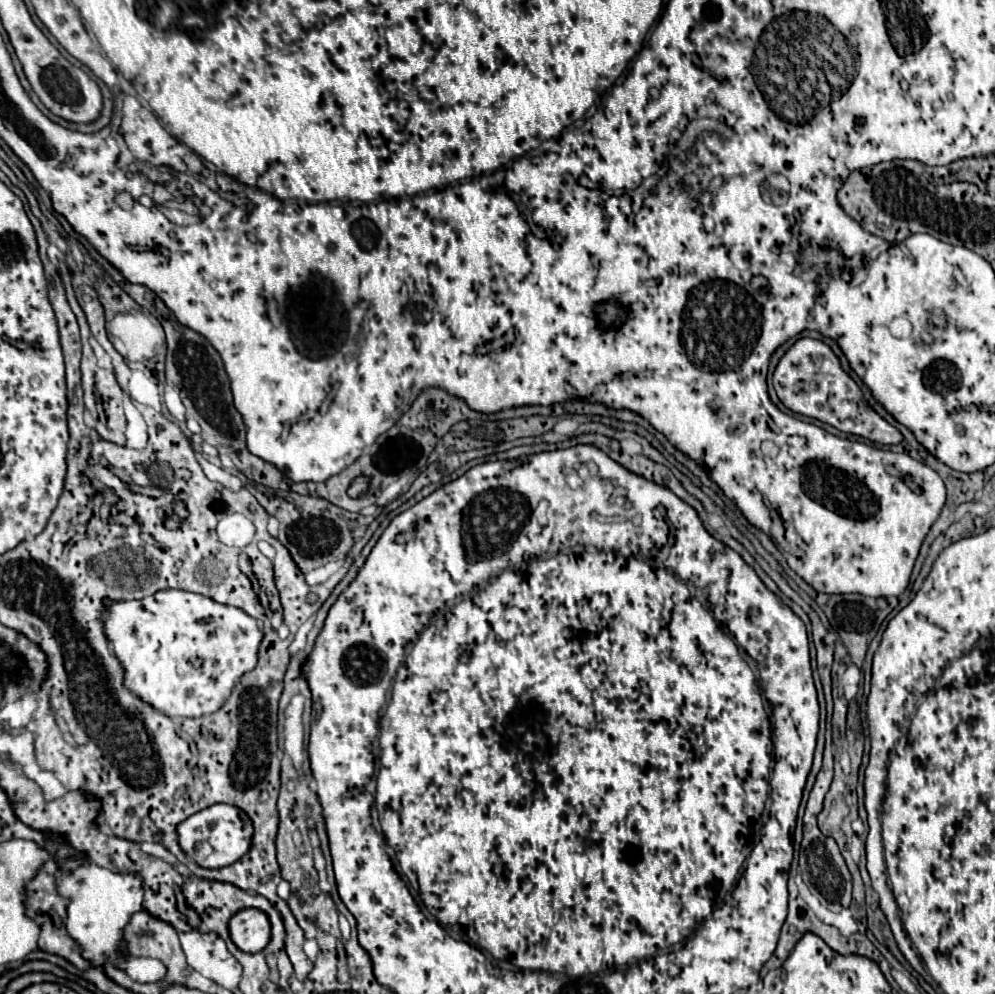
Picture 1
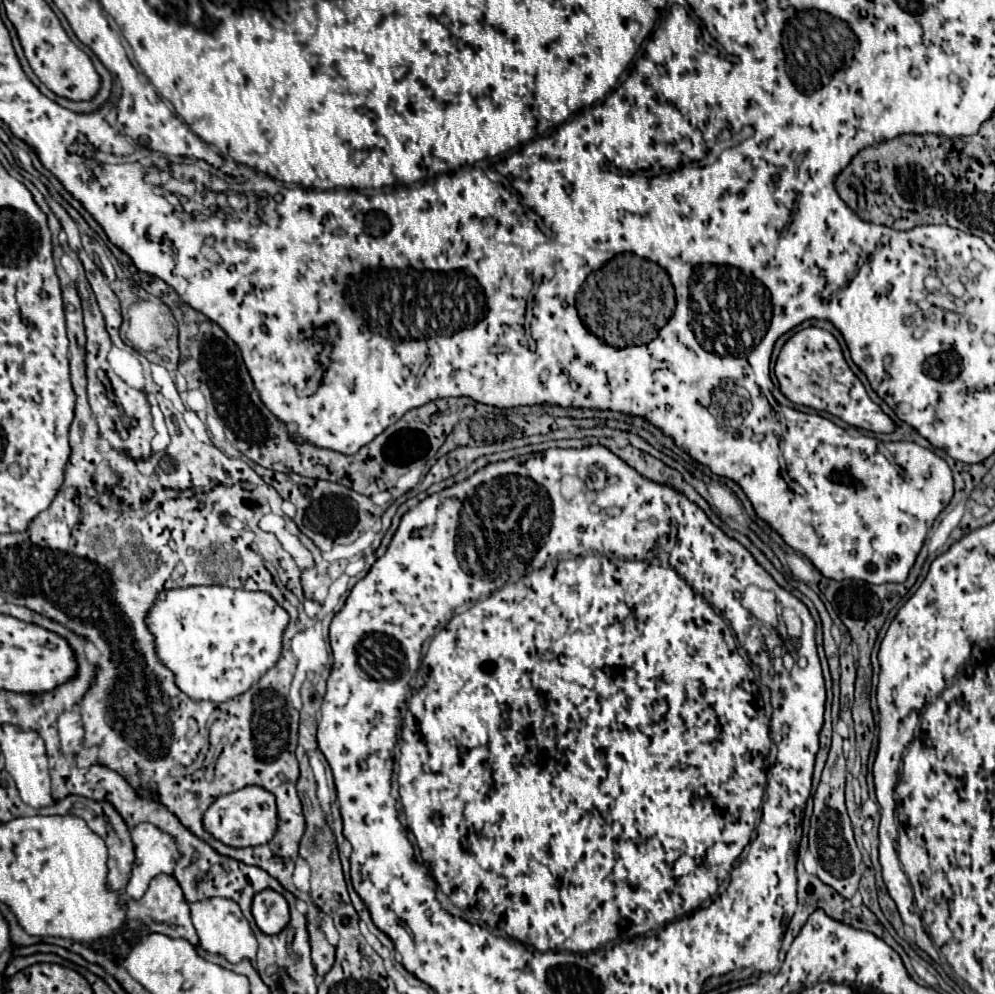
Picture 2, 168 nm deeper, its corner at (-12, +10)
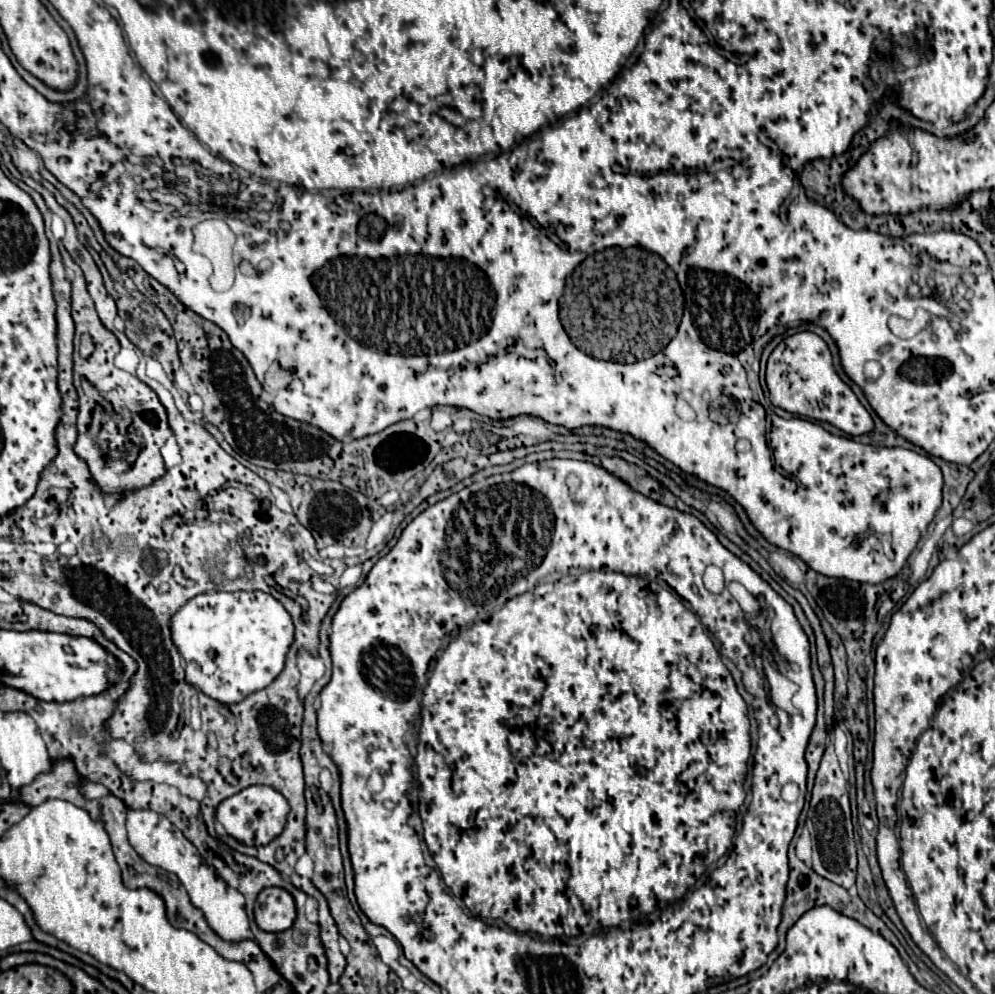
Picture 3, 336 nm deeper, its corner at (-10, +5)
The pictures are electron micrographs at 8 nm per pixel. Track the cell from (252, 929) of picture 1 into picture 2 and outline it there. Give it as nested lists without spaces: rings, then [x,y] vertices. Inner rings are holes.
[[[262,890],[254,896],[252,916],[264,934],[278,934],[290,920],[288,902],[274,890]]]

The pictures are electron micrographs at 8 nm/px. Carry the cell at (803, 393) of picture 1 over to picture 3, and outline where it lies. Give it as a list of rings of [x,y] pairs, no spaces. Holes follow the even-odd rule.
[[[812,331],[790,335],[772,351],[766,367],[766,385],[772,405],[788,413],[828,421],[846,435],[864,435],[874,429],[870,413],[862,407],[852,389],[836,375],[828,345]]]

